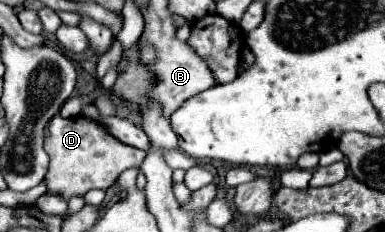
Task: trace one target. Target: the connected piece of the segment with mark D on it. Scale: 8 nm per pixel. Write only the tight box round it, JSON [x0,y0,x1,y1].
[43,116,145,200]

